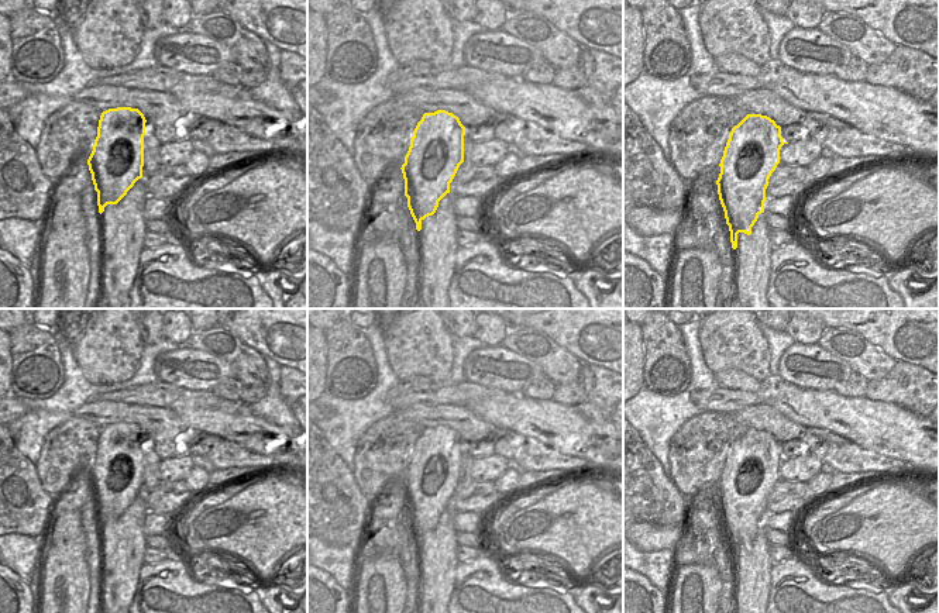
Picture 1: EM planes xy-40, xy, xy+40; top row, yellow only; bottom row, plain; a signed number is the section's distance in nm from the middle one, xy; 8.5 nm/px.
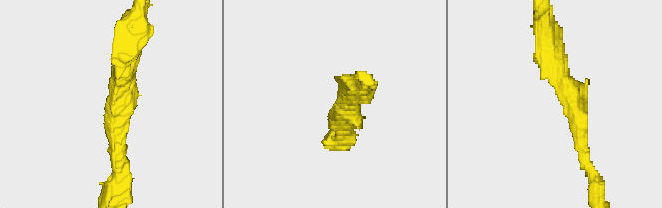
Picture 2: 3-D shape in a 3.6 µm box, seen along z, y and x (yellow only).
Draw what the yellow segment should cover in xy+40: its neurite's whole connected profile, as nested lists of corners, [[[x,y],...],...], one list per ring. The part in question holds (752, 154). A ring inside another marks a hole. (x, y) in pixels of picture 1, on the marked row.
[[[747,114],[729,134],[716,185],[733,249],[737,234],[750,235],[764,213],[766,189],[784,144],[781,127],[761,114]]]

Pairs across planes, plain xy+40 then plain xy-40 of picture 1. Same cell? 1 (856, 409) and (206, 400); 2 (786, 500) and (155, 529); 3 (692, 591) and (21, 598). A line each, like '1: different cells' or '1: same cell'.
1: different cells
2: different cells
3: different cells

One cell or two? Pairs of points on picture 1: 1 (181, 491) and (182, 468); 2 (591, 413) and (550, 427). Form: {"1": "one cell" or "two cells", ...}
{"1": "two cells", "2": "two cells"}

